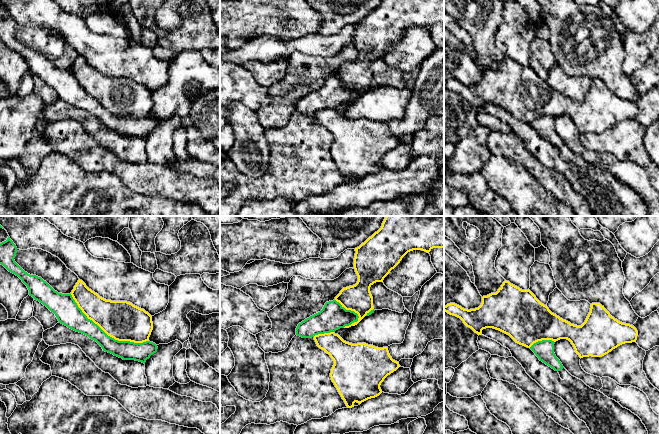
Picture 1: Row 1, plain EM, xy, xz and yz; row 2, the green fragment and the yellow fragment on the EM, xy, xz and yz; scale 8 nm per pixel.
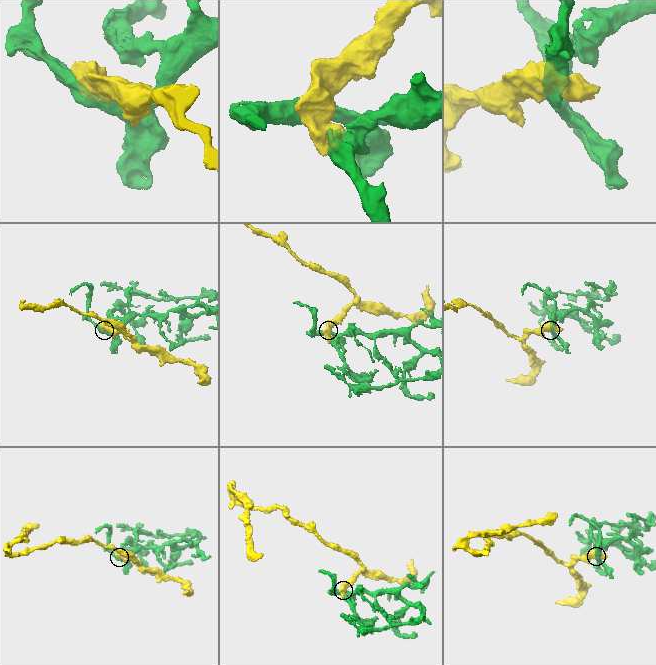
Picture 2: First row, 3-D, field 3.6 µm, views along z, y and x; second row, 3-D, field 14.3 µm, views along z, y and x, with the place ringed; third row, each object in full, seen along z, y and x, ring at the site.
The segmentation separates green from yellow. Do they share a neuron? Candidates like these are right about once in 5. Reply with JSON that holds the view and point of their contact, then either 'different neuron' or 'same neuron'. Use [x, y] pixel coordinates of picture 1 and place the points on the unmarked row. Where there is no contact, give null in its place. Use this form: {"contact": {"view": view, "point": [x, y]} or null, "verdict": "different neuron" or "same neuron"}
{"contact": {"view": "xy", "point": [105, 109]}, "verdict": "different neuron"}

